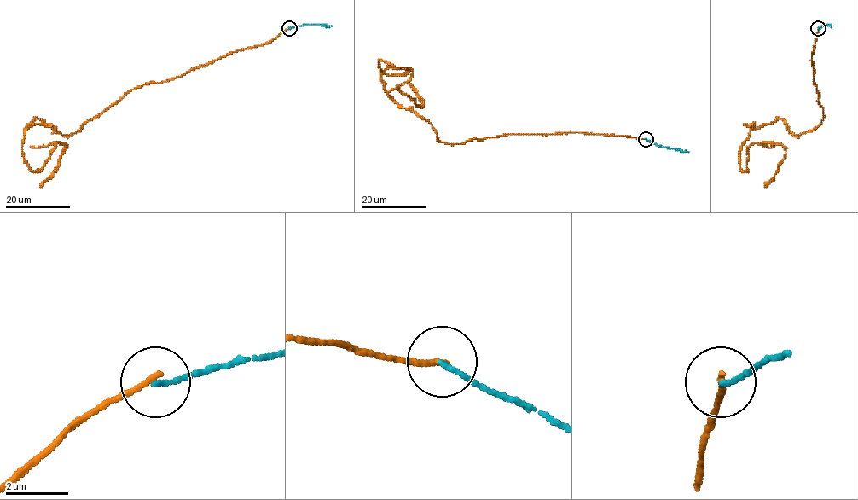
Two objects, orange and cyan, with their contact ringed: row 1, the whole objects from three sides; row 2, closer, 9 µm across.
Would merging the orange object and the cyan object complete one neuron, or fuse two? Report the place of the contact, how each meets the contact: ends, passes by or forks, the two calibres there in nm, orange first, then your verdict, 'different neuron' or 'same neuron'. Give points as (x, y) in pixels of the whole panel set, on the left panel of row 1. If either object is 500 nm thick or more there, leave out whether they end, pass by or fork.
place (289, 28); orange ends; cyan ends; calibres 190 and 150 nm; different neuron

